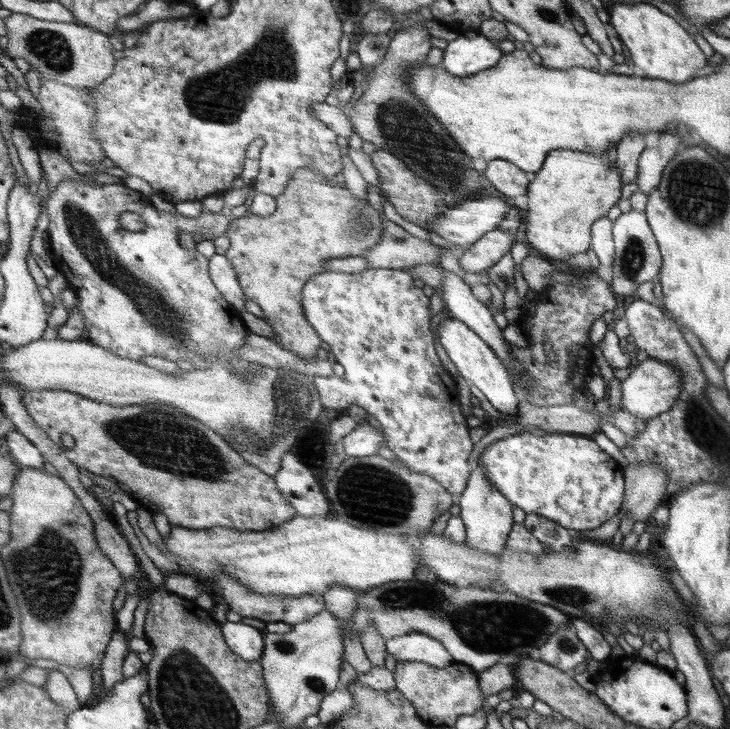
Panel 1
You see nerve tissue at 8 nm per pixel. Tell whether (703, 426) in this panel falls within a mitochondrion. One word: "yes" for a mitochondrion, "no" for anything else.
yes

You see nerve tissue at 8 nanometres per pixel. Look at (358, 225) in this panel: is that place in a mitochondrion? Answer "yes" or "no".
yes

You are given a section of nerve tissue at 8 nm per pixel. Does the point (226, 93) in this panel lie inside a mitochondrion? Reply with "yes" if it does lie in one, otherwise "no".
yes

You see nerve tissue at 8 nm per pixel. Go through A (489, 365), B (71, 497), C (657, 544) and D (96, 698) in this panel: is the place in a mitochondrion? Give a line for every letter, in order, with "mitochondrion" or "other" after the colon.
A: other
B: other
C: other
D: other

